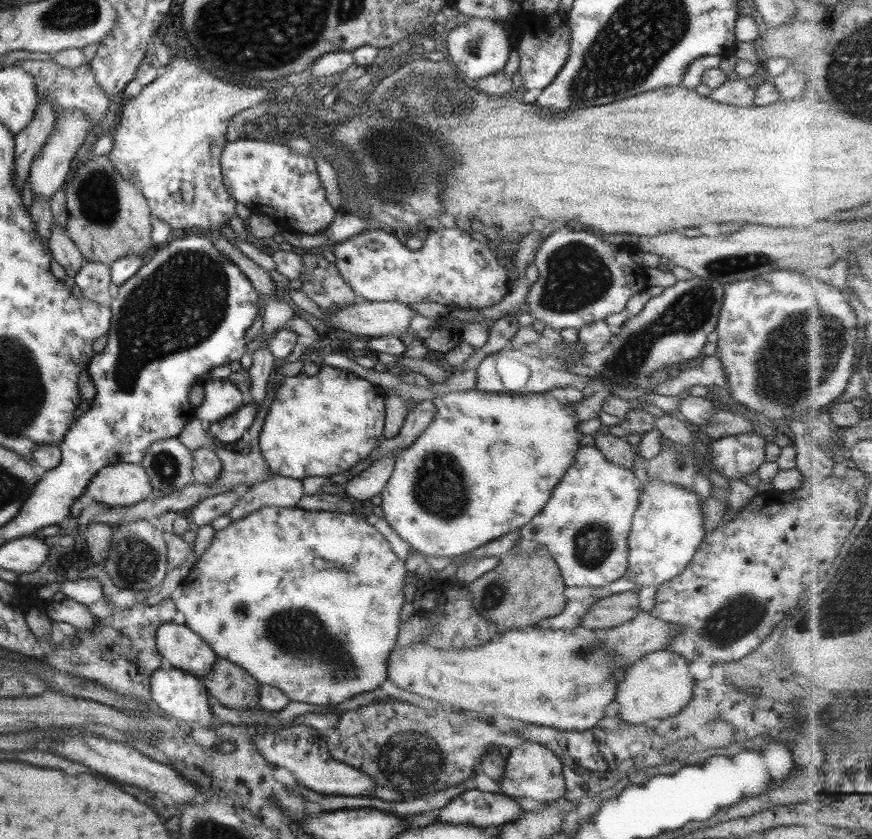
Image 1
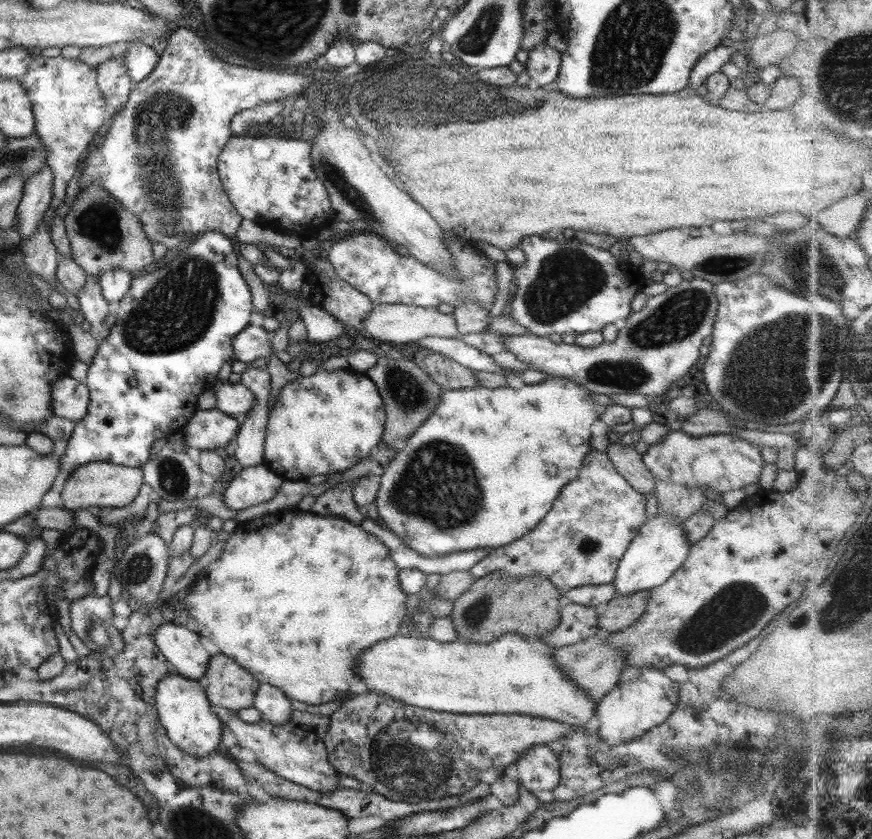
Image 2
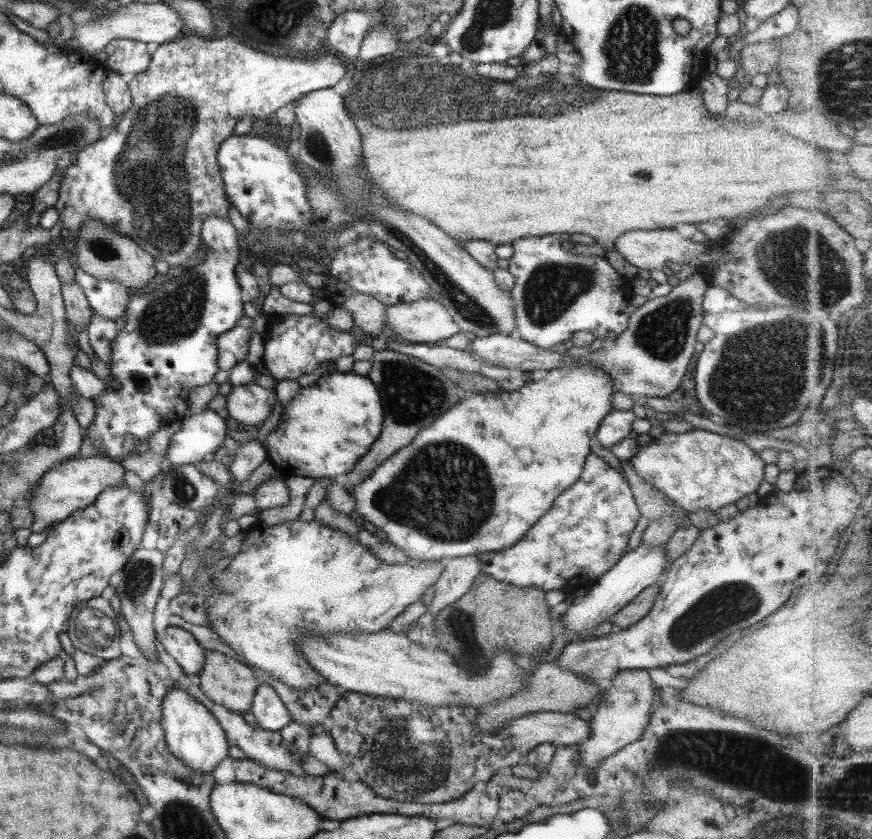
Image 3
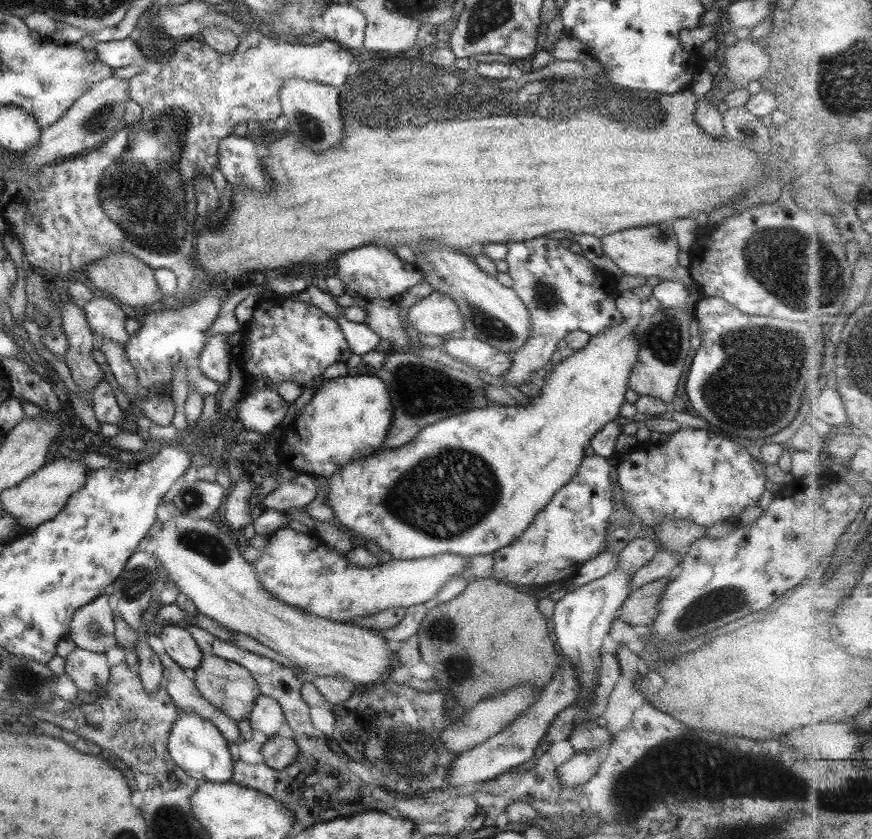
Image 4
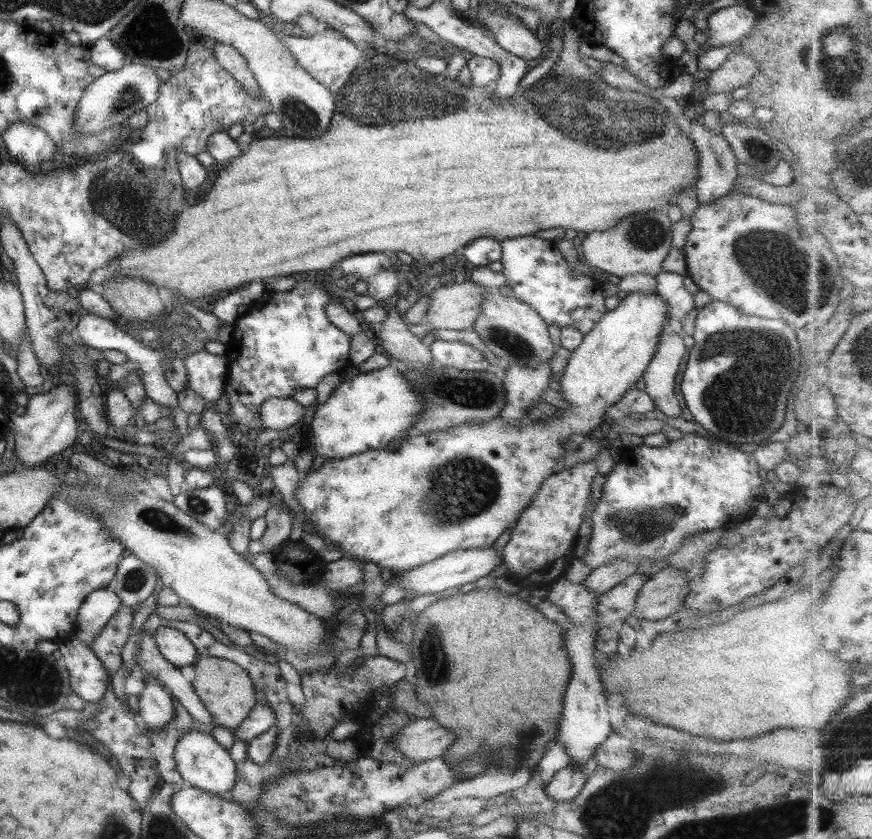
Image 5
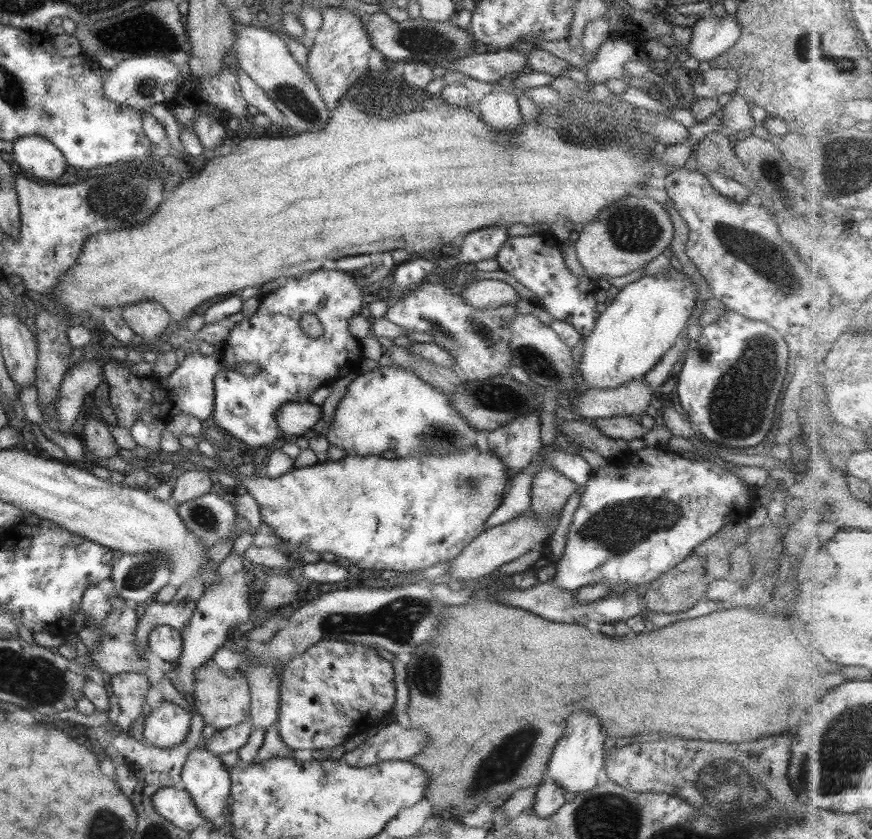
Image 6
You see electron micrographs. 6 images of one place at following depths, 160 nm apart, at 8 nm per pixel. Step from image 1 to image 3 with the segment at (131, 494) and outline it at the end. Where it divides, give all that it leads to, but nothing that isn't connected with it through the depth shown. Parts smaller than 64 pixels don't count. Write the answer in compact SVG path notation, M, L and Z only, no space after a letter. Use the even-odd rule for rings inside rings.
M93 455L86 458L69 458L65 462L53 465L39 477L38 483L30 490L30 497L23 503L28 505L33 522L31 532L41 532L50 524L61 522L74 510L90 505L94 498L107 487L125 486L124 468L112 458Z

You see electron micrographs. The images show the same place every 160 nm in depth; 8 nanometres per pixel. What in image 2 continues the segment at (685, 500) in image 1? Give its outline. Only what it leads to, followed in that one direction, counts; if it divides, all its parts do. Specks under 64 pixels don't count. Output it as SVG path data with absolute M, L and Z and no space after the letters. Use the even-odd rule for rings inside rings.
M670 514L654 515L636 530L635 538L625 549L619 559L615 574L610 585L614 586L614 596L627 596L639 591L650 591L653 587L661 586L674 570L685 560L688 553L681 522L677 522Z

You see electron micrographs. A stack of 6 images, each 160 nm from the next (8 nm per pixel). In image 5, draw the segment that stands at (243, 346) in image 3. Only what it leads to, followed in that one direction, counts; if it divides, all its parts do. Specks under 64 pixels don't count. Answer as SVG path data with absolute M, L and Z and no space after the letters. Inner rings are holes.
M202 348L187 355L182 362L186 370L184 388L189 388L197 396L201 396L206 407L213 407L222 395L228 356L213 355Z

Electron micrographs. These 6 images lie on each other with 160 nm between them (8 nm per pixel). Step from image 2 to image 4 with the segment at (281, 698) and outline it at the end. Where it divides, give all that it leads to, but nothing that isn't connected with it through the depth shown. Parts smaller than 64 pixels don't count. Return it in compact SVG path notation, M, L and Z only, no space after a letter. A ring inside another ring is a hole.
M264 695L255 699L248 720L252 730L267 737L275 735L279 726L286 722L277 701Z

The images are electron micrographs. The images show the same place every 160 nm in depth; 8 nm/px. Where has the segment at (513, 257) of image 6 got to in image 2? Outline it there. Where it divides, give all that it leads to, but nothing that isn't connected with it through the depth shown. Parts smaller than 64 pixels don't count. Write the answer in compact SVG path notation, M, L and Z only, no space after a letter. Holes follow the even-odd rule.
M531 235L523 237L518 247L523 251L524 261L511 266L514 267L515 296L510 300L510 316L512 322L520 324L528 333L538 337L597 332L615 320L626 319L632 311L634 295L641 292L646 283L643 276L630 276L626 264L615 259L608 250L579 242L574 236L548 240L539 238L539 235Z

